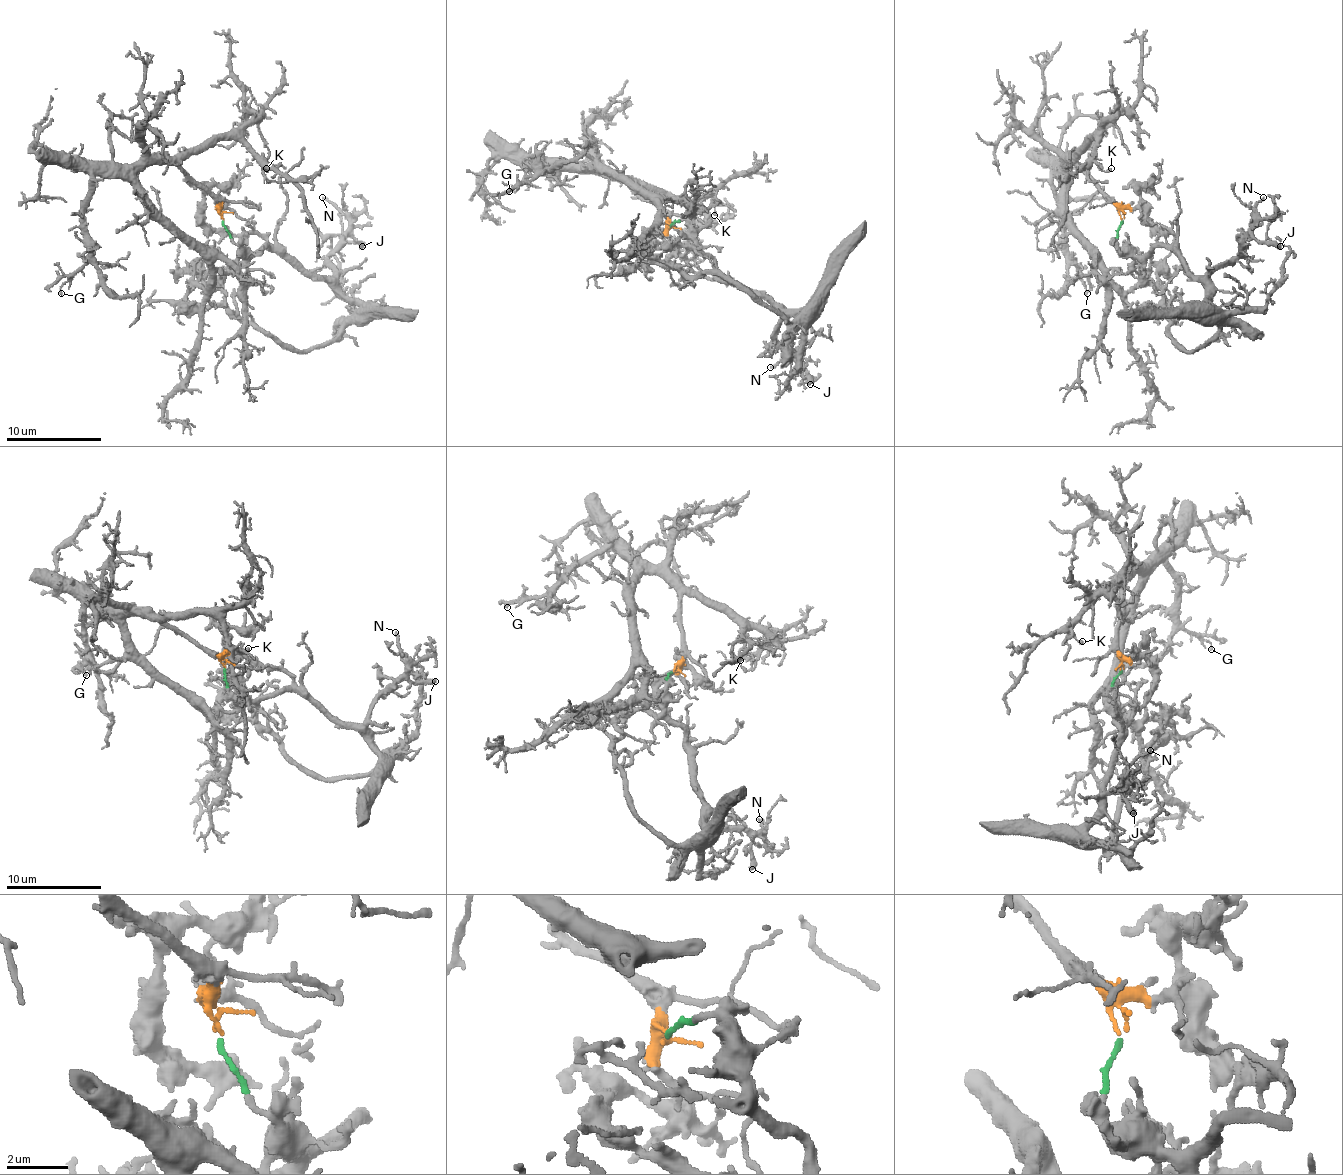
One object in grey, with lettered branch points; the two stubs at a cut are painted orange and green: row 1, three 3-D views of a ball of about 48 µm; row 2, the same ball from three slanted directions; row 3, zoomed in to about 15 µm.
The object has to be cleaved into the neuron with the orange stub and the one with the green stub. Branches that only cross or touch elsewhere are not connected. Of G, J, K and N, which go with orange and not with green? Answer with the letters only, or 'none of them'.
G, K

